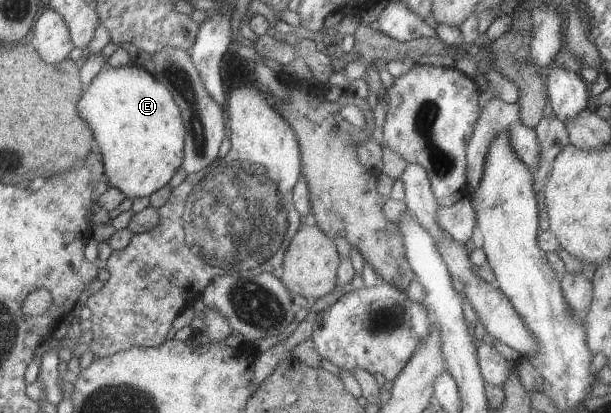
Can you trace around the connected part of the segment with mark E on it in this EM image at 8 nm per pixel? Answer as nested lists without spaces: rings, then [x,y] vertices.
[[[124,65],[124,67],[106,67],[104,71],[100,71],[88,85],[88,89],[83,91],[83,95],[77,102],[76,110],[80,115],[80,118],[88,125],[93,139],[100,148],[101,163],[103,166],[103,173],[108,186],[119,190],[126,198],[138,198],[148,197],[155,191],[162,188],[170,181],[170,178],[180,168],[180,163],[183,159],[183,142],[185,137],[184,125],[180,115],[180,109],[176,106],[176,103],[172,100],[172,95],[168,92],[168,89],[164,85],[161,85],[153,75],[150,75],[144,69],[140,67],[134,67],[134,65]]]

